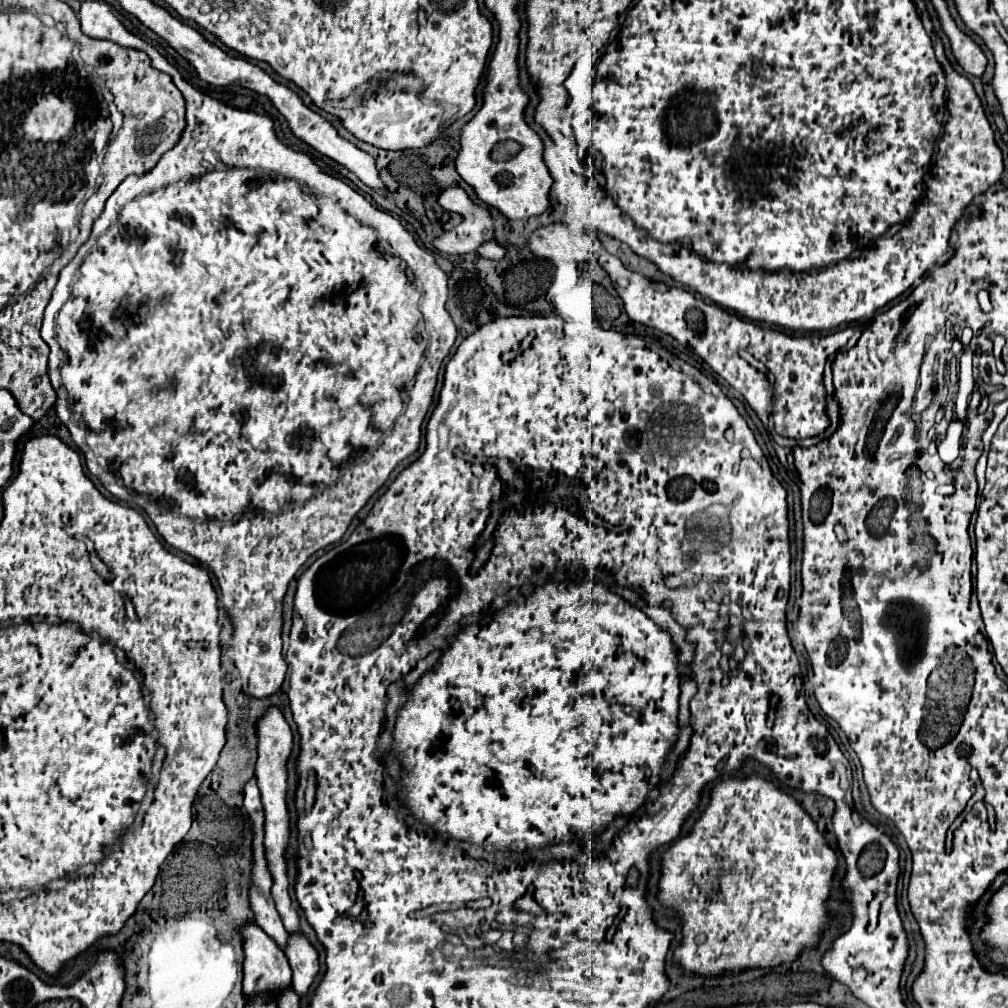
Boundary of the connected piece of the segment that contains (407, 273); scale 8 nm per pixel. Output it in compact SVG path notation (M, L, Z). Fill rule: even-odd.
M85 1L85 3L81 3L79 19L81 19L81 29L83 29L85 35L95 37L95 39L115 41L117 45L123 45L123 47L143 49L143 51L151 57L151 65L153 65L155 69L159 69L159 71L163 71L163 73L169 73L171 79L173 79L173 83L177 85L177 89L179 89L179 91L183 93L183 97L185 97L185 103L187 103L187 127L185 127L185 133L181 135L181 143L177 143L177 145L173 147L173 151L165 153L165 155L161 157L161 161L159 161L149 173L145 173L145 175L141 175L141 177L127 177L127 179L119 185L119 189L113 191L113 195L111 195L111 197L107 199L107 203L105 203L105 211L101 213L101 217L99 217L99 219L95 221L95 225L93 225L91 239L87 241L87 245L83 245L83 249L89 247L89 245L93 245L95 239L97 239L97 245L93 245L93 249L89 249L89 257L85 257L85 261L73 261L71 265L67 265L67 267L59 273L59 281L57 281L57 287L55 287L55 291L53 291L53 297L51 297L51 301L49 301L47 309L45 309L45 321L43 321L43 329L41 329L41 337L43 337L43 341L45 341L45 343L49 345L49 349L51 349L51 353L49 353L49 377L51 377L53 389L55 389L55 393L57 393L55 411L57 411L57 417L63 421L63 425L69 429L69 433L71 433L75 445L77 445L77 447L81 449L81 453L85 455L85 465L87 465L87 469L103 483L103 487L105 487L111 495L115 495L117 499L123 499L123 501L127 501L127 503L139 505L139 507L151 517L151 521L155 523L159 535L161 535L171 547L175 547L175 549L179 549L179 551L183 551L183 553L189 553L191 557L195 557L205 569L209 569L209 571L217 577L217 583L219 583L219 589L221 589L221 603L223 603L223 607L221 607L219 611L227 613L227 617L229 617L229 621L231 621L231 625L233 625L233 645L229 647L229 657L233 659L235 667L239 669L239 675L241 675L241 681L243 681L243 691L245 691L247 695L253 695L253 697L269 697L269 695L273 695L273 693L281 687L281 683L283 683L283 679L285 679L285 673L287 673L287 663L285 663L285 659L283 659L283 655L281 655L281 645L283 645L281 629L283 629L283 599L285 599L289 581L295 577L295 573L301 569L301 565L303 565L315 551L319 551L319 549L323 549L323 547L327 547L327 545L331 545L331 543L335 543L335 541L339 541L339 539L343 537L343 533L347 531L347 527L349 527L351 519L355 517L355 513L357 513L357 511L367 503L367 499L387 481L389 473L397 467L397 463L403 461L405 457L409 457L411 453L415 453L417 447L419 447L419 441L421 441L421 423L423 423L423 419L425 419L425 415L427 415L427 411L429 411L429 405L431 405L431 401L433 401L433 393L435 393L435 383L437 383L439 367L441 367L443 359L449 355L449 351L451 351L451 347L453 347L453 343L455 343L455 337L457 337L457 329L455 329L455 325L453 325L449 313L445 311L445 301L447 301L447 275L437 267L434 256L420 247L413 236L408 231L405 231L405 227L403 227L393 215L389 215L389 213L385 213L385 211L379 211L377 207L371 207L371 203L365 201L365 197L361 197L361 195L359 195L357 191L353 191L349 185L345 185L343 181L333 179L333 177L325 175L323 171L319 171L319 167L311 161L311 158L307 154L293 151L293 149L289 149L287 145L283 145L276 135L272 119L269 119L267 115L257 115L257 113L253 113L253 111L241 111L241 109L229 107L229 105L221 103L219 99L213 99L213 97L201 93L199 89L195 89L193 85L189 85L189 83L181 77L181 73L179 73L155 47L151 47L149 43L145 43L145 41L139 39L137 35L129 33L129 31L125 29L125 25L123 25L117 17L113 17L113 13L111 13L111 9L109 9L109 5L107 5L105 1ZM215 163L223 163L223 165L227 165L227 167L251 167L251 169L213 169Z

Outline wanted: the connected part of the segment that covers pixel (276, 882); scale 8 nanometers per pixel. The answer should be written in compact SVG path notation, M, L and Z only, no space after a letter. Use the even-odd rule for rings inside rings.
M269 707L263 717L257 719L255 723L255 731L257 731L257 765L255 765L255 777L257 777L257 787L261 791L261 803L263 803L263 811L265 811L265 859L267 859L267 867L269 873L273 877L273 887L271 887L271 895L275 901L275 907L283 919L283 925L287 931L299 929L299 917L297 911L291 907L291 897L289 897L289 881L285 875L285 847L287 847L287 839L289 839L289 813L287 813L287 805L285 805L285 791L287 791L287 759L291 753L291 745L293 745L293 735L291 729L285 721L285 717L281 715L281 711L277 707Z

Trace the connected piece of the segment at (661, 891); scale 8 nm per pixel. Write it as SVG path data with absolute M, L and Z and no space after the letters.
M759 777L727 779L717 783L711 791L711 803L701 815L701 819L695 823L691 835L673 841L662 857L657 897L666 909L680 917L683 929L683 943L675 951L675 959L681 963L685 971L693 971L701 975L721 975L723 971L741 971L749 967L773 967L783 961L793 961L801 953L801 949L815 947L819 943L819 933L825 929L825 913L827 913L825 899L829 897L829 887L831 887L831 877L835 867L837 867L835 851L825 843L823 835L817 831L811 817L773 783L763 781Z

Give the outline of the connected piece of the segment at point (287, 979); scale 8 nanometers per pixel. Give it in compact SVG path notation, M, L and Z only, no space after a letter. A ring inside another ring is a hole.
M247 921L239 927L239 935L243 941L243 993L259 993L261 989L281 989L281 985L291 985L291 967L287 963L285 953L281 953L281 947L253 921Z

